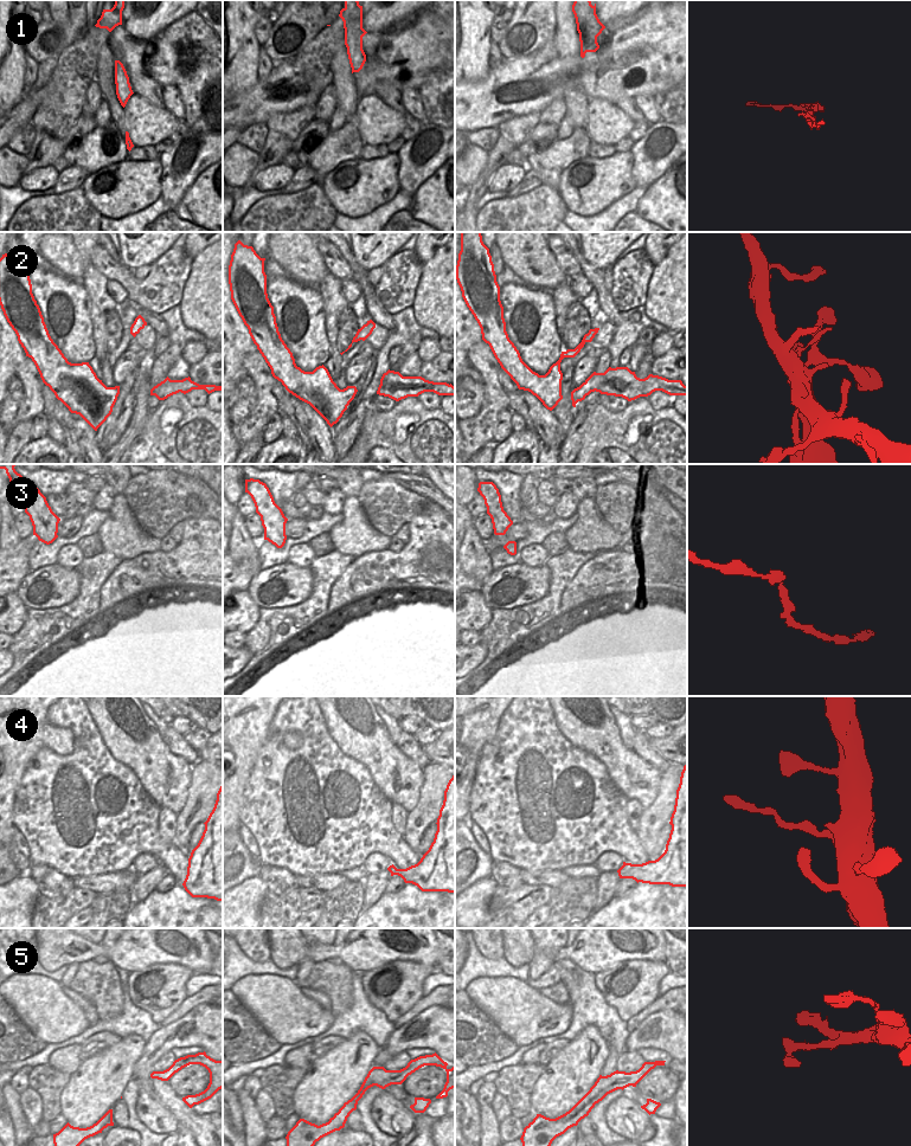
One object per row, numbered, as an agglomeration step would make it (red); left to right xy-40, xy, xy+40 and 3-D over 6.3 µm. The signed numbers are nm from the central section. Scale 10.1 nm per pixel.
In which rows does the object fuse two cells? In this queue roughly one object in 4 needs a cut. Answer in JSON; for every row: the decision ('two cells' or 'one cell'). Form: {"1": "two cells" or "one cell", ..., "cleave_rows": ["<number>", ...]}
{"1": "one cell", "2": "one cell", "3": "one cell", "4": "two cells", "5": "one cell", "cleave_rows": ["4"]}

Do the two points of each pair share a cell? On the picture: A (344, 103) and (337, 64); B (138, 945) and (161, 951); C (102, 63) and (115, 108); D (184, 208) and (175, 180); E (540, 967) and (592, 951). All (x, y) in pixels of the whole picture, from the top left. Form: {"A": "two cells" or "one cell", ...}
{"A": "one cell", "B": "one cell", "C": "one cell", "D": "two cells", "E": "two cells"}

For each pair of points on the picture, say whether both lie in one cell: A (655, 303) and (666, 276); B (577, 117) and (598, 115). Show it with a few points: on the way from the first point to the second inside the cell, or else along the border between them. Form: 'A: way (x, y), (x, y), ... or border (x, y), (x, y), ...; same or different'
A: way (662, 296), (666, 293), (666, 283); same
B: border (590, 100), (586, 124), (584, 127); different

